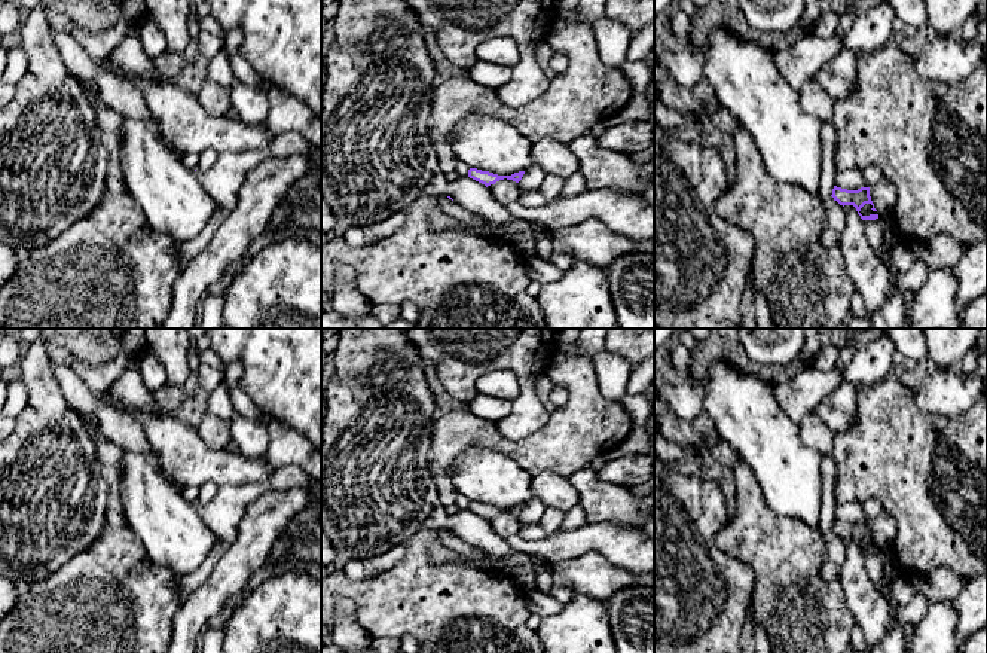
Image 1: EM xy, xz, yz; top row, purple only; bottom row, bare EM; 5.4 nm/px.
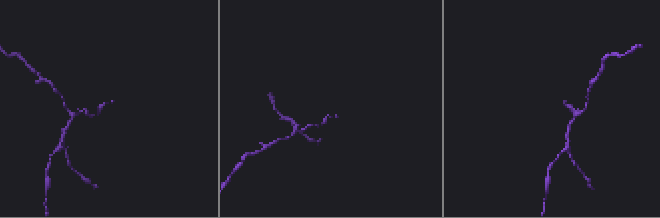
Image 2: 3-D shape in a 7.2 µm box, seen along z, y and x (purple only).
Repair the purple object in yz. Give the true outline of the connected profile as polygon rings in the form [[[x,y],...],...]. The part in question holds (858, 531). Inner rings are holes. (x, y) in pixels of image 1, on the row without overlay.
[[[834,519],[832,528],[834,534],[840,538],[853,538],[862,553],[876,553],[878,552],[877,543],[870,530],[870,521],[861,521],[858,524],[847,524]]]

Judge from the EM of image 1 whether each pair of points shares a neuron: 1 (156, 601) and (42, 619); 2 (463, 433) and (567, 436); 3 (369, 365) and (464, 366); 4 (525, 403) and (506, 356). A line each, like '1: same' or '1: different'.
1: same
2: same
3: different
4: same

